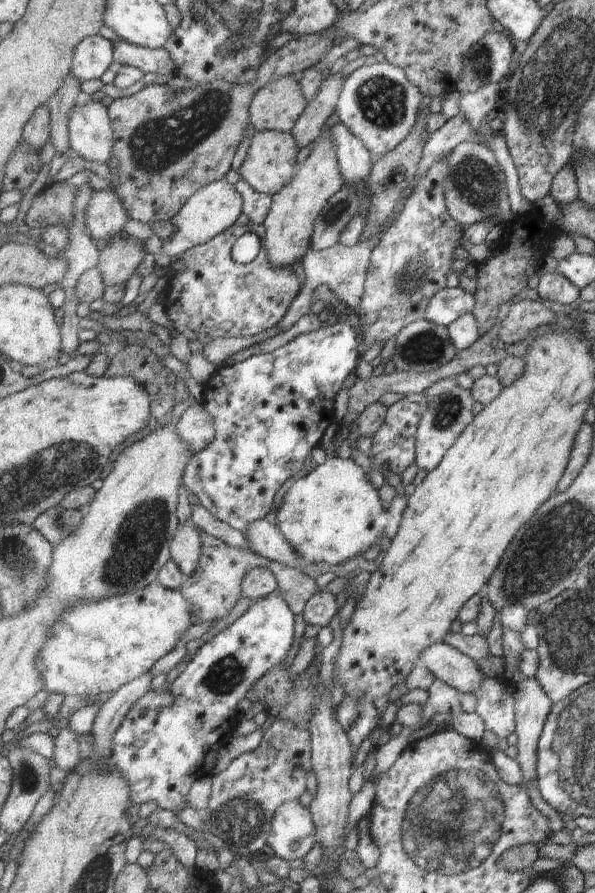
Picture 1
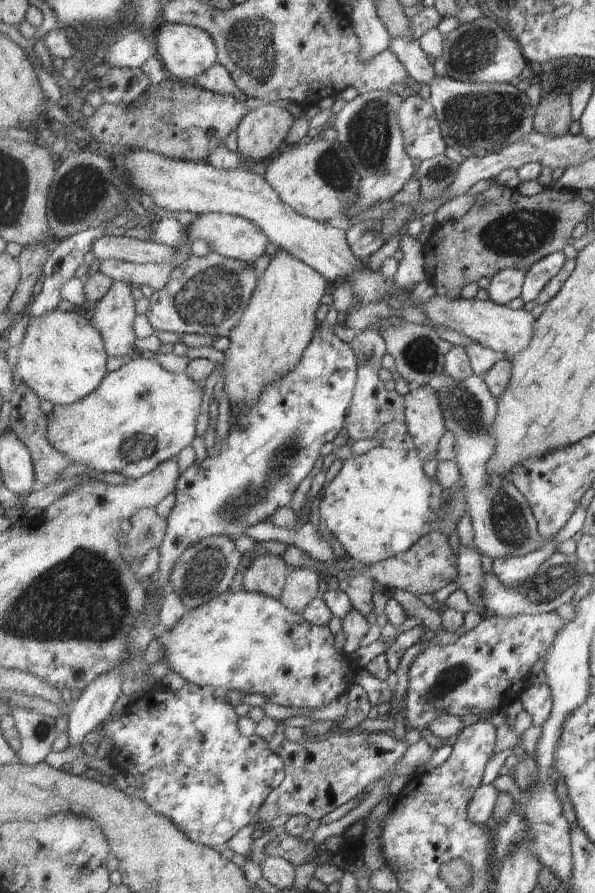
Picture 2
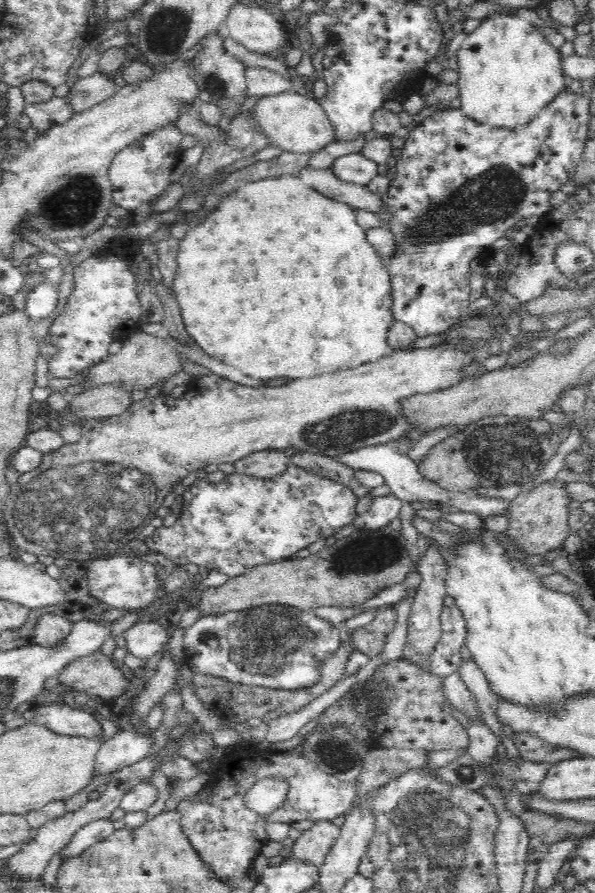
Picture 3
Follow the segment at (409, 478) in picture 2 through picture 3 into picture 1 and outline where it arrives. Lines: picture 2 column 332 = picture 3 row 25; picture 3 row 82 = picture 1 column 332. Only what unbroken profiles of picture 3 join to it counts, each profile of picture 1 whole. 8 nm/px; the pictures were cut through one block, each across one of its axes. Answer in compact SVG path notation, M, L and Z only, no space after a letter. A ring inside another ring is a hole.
M328 456L322 465L316 466L309 474L295 481L284 494L282 503L276 510L276 524L289 544L308 559L309 563L326 562L330 565L345 562L349 558L358 556L359 552L369 550L372 546L386 545L383 532L385 532L387 516L389 512L383 506L381 492L371 484L357 462L353 462L351 458Z

